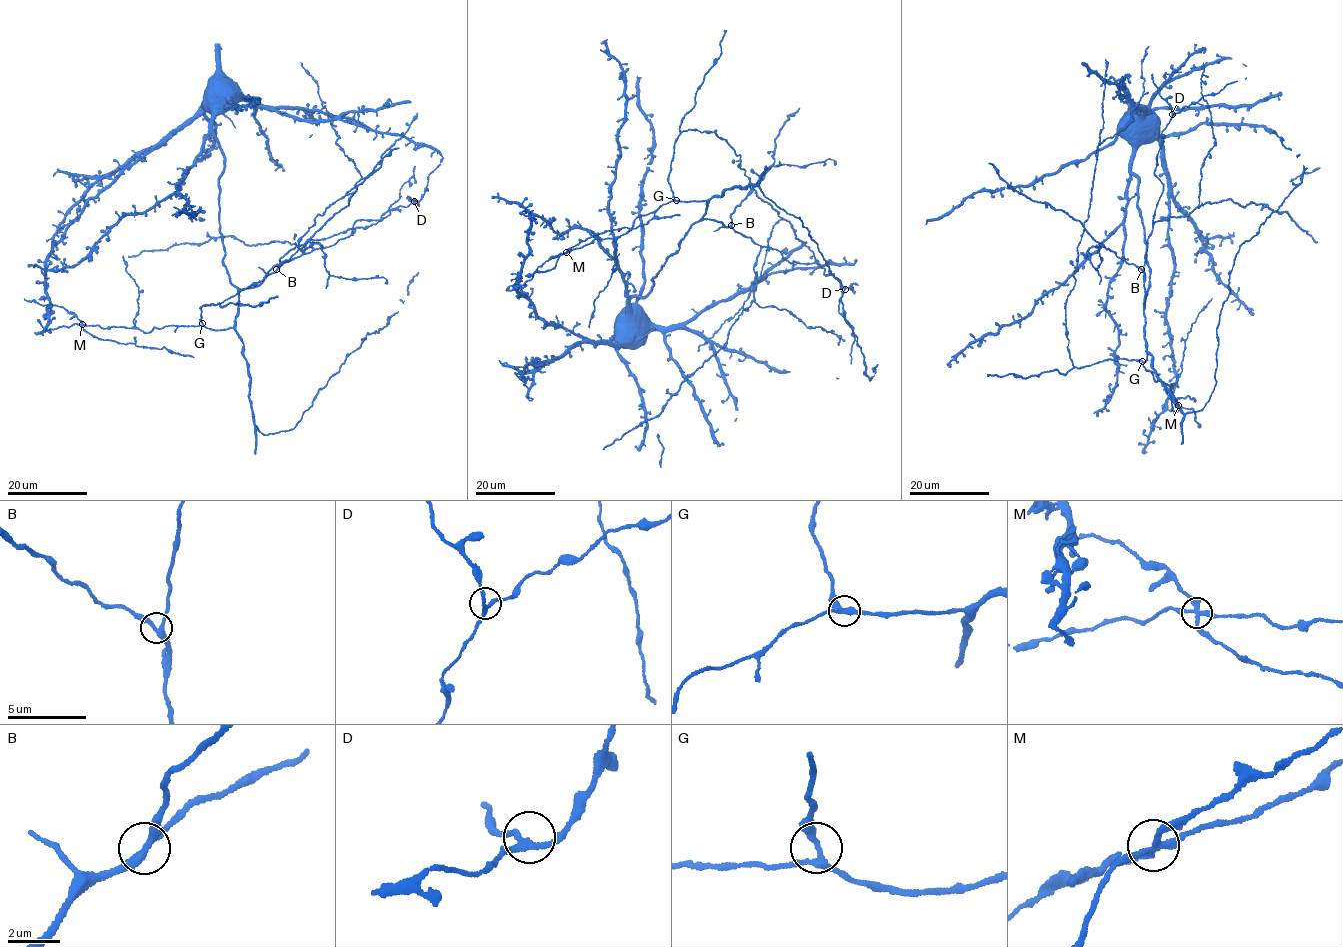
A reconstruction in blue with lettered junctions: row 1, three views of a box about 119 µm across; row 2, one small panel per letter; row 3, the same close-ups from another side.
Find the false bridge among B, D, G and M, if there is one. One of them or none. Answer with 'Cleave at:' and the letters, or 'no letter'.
Cleave at: M

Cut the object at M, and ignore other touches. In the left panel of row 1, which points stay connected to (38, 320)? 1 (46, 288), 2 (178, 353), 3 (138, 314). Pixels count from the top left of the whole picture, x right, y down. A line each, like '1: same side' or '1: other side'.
1: same side
2: other side
3: same side

